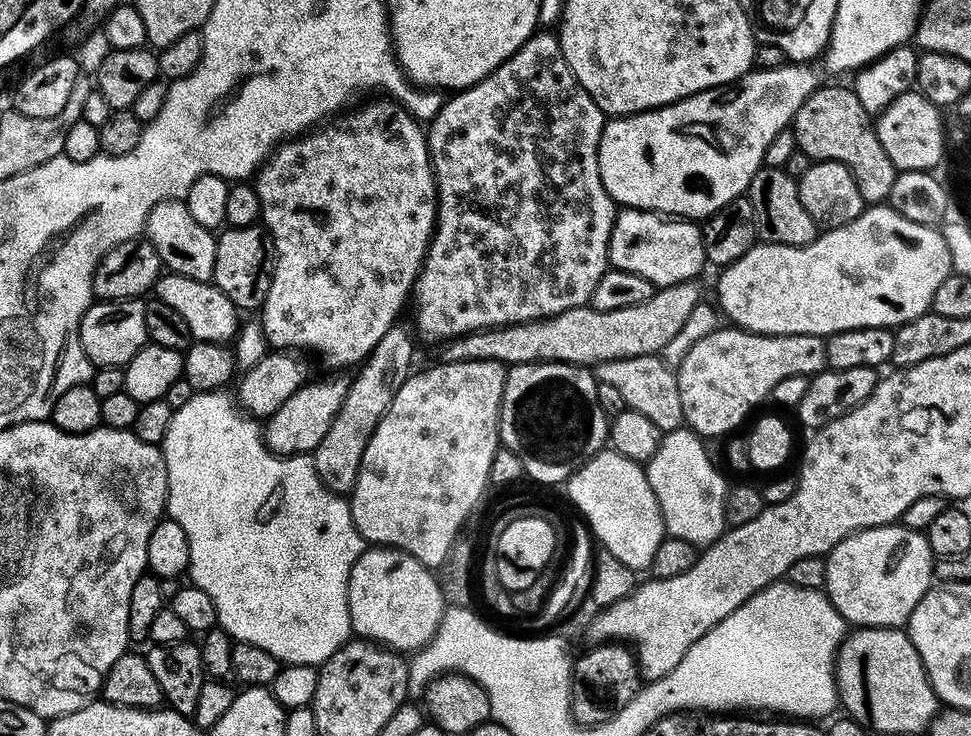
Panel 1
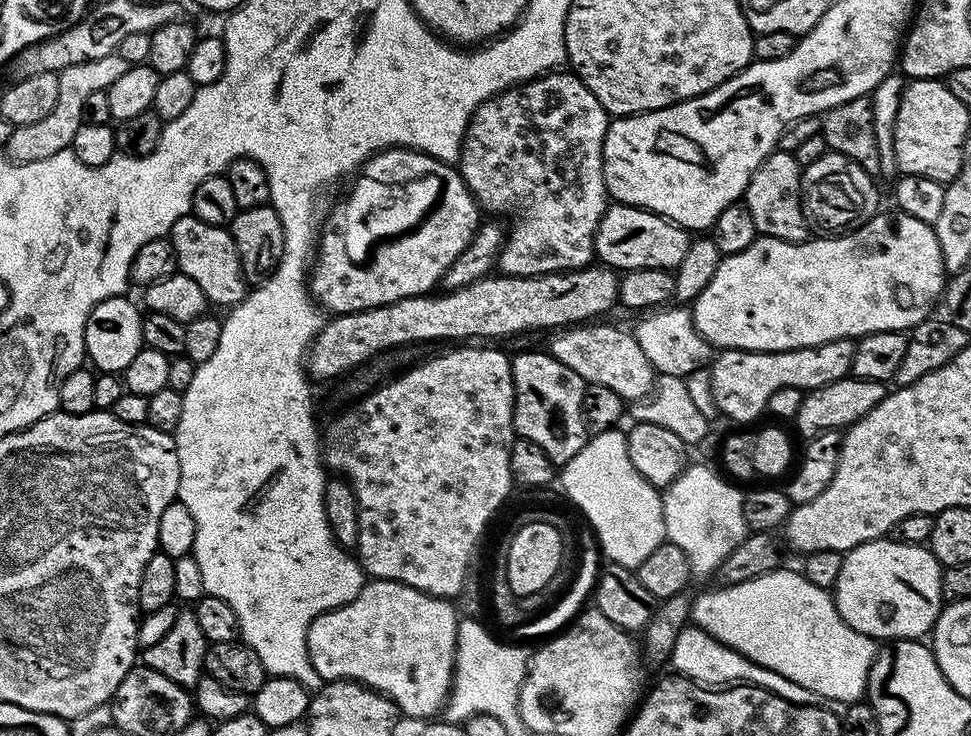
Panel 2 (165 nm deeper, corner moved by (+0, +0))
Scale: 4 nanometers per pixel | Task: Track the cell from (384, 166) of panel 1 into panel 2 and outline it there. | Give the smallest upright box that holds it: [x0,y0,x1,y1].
[310,148,482,314]

